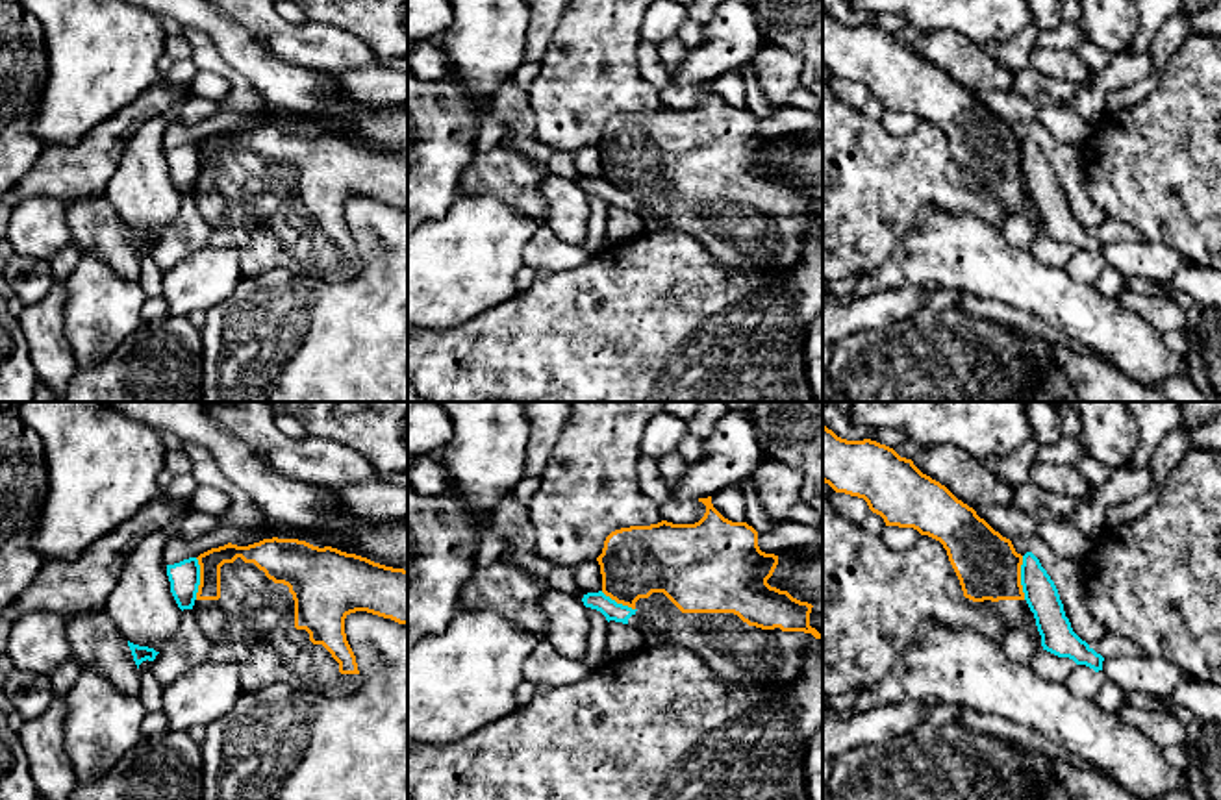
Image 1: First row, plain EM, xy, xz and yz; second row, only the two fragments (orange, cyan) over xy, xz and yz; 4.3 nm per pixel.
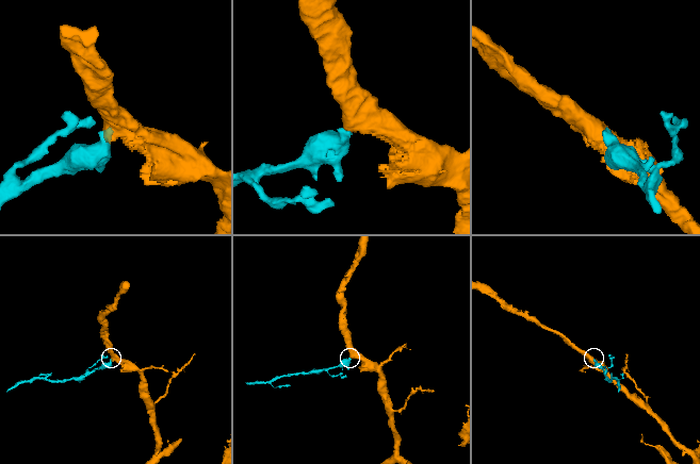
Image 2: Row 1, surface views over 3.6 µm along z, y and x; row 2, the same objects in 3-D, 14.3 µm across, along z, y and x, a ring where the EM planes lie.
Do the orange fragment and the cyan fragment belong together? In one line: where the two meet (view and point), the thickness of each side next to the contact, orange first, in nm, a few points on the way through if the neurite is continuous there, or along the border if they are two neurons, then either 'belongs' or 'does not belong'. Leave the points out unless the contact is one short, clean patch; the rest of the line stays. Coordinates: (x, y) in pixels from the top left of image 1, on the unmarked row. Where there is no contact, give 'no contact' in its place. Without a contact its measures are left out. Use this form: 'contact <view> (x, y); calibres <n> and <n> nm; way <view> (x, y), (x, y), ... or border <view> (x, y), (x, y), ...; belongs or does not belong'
contact yz (1019, 163); calibres 280 and 140 nm; border yz (1021, 141), (1021, 176), (1025, 184); does not belong

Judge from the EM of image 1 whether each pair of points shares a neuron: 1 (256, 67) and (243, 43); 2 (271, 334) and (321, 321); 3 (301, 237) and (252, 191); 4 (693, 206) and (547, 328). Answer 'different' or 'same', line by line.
1: same
2: same
3: same
4: different

